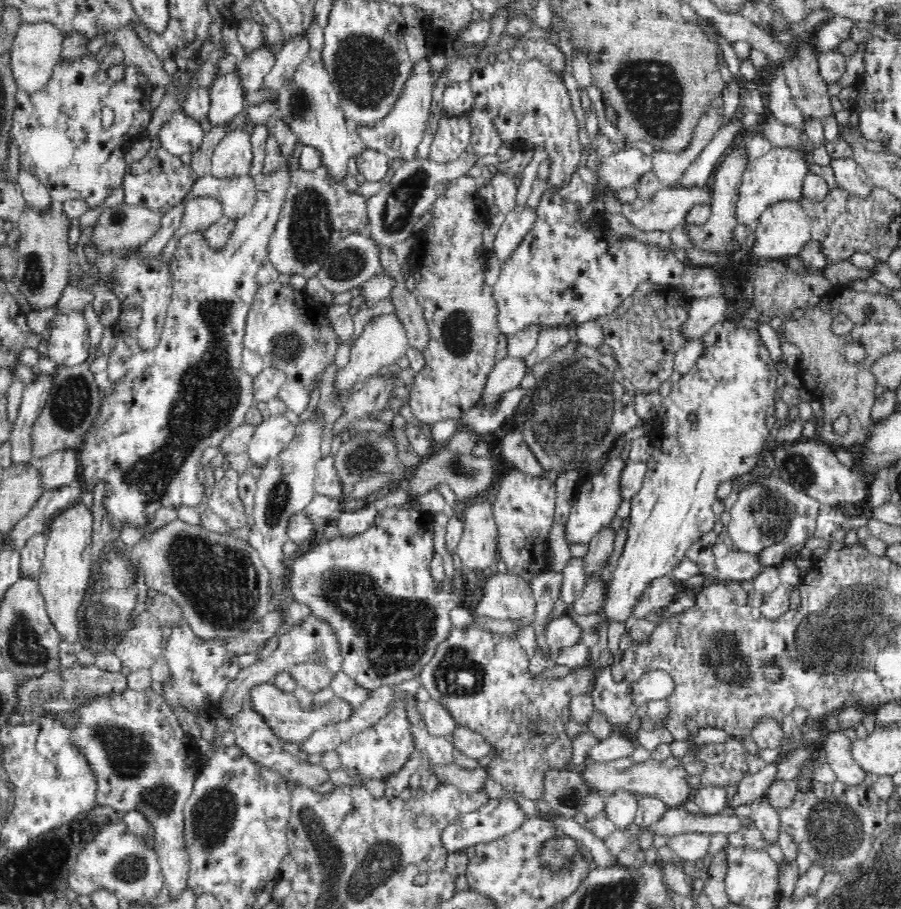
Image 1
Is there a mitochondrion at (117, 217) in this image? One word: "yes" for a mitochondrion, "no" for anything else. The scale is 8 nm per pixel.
yes

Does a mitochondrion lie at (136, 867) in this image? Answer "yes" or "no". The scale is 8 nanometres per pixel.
yes

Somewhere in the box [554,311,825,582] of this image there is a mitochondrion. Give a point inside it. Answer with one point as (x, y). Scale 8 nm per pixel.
(769, 513)

